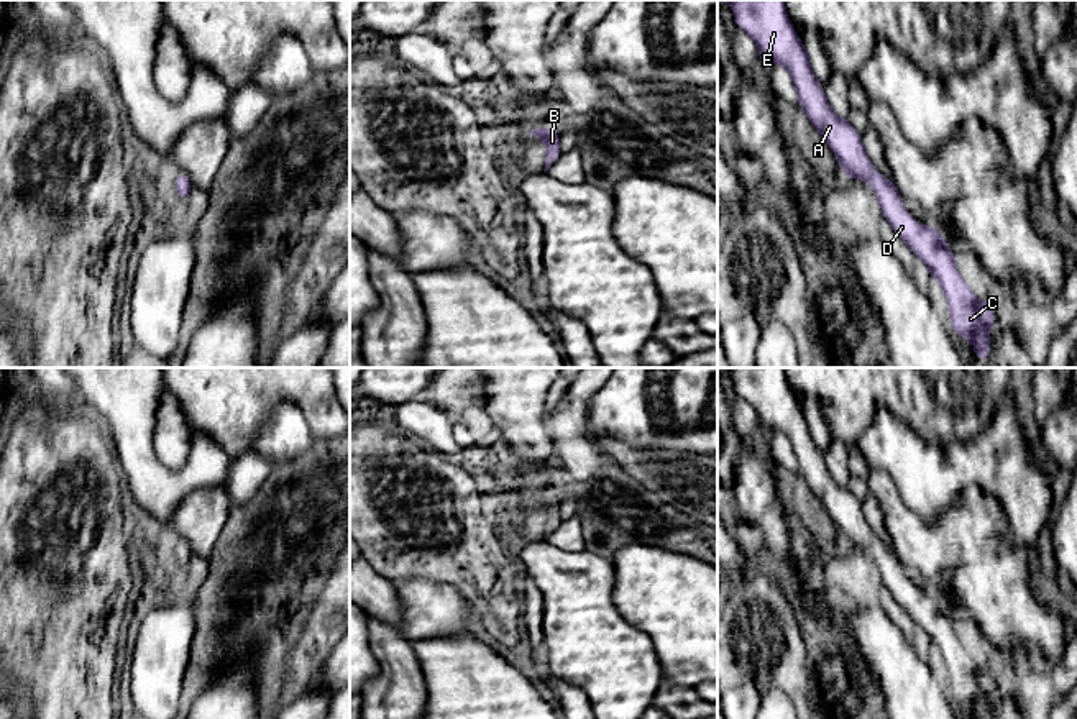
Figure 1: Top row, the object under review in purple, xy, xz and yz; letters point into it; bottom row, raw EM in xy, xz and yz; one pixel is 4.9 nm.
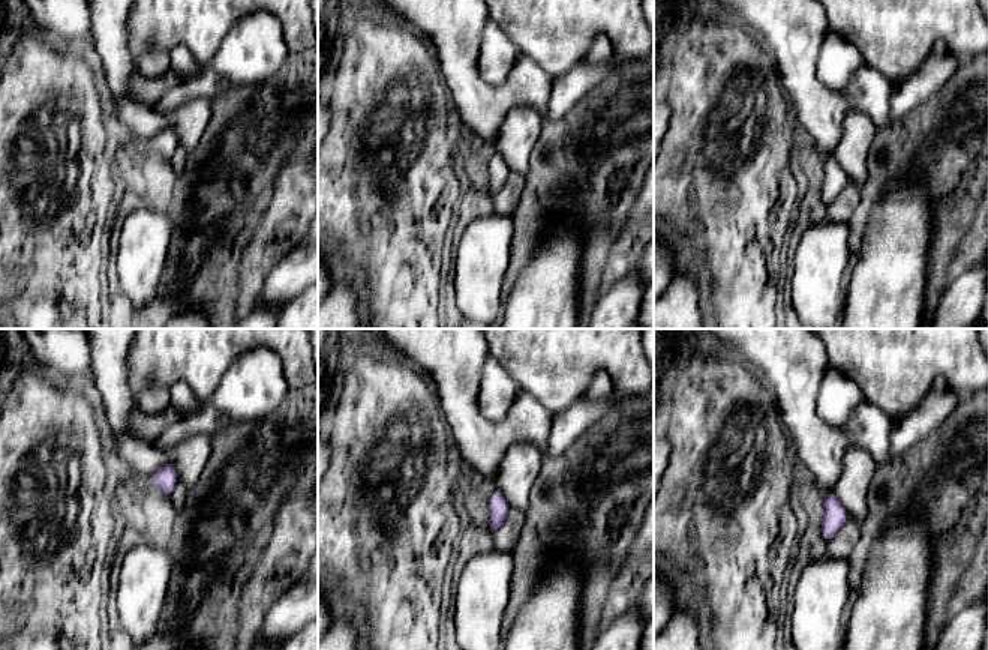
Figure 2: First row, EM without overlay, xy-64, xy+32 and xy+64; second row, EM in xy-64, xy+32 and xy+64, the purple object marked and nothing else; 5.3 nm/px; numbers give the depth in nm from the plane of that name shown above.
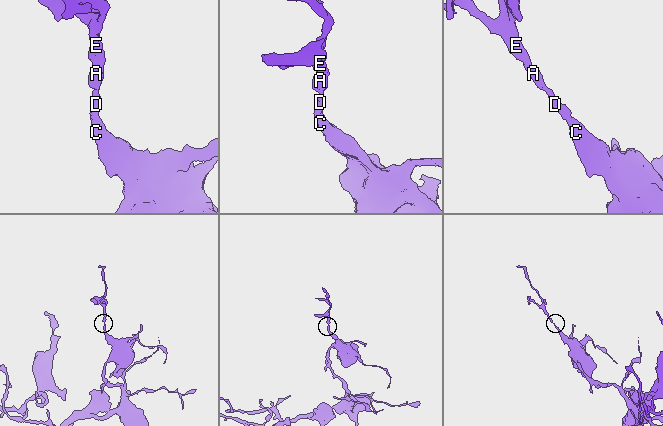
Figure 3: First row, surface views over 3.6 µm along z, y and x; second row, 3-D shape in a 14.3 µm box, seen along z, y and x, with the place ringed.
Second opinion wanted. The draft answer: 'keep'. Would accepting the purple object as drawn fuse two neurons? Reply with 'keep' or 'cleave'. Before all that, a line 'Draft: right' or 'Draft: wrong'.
Draft: right
keep

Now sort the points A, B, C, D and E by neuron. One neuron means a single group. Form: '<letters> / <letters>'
A B C D E

